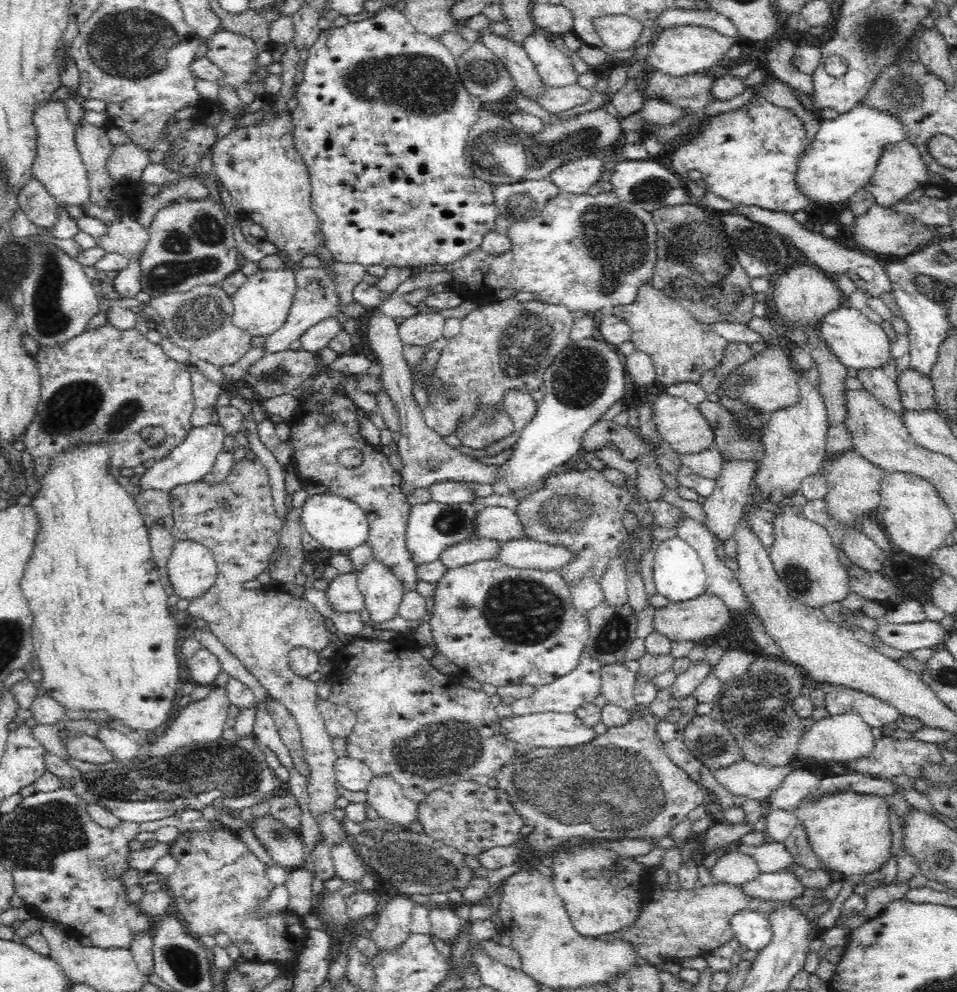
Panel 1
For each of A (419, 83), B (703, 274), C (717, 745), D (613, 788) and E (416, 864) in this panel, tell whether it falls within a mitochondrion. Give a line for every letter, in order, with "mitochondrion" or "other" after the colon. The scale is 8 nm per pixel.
A: mitochondrion
B: mitochondrion
C: mitochondrion
D: mitochondrion
E: mitochondrion

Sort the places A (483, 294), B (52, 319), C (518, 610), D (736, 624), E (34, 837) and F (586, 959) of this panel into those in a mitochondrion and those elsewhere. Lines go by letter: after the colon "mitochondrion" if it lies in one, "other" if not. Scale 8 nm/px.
A: other
B: mitochondrion
C: mitochondrion
D: other
E: mitochondrion
F: mitochondrion

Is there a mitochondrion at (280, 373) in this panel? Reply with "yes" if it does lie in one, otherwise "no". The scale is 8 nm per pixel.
yes

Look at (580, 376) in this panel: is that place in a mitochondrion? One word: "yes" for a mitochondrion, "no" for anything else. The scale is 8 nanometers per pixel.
yes

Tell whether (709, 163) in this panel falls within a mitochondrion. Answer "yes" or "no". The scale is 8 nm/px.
no

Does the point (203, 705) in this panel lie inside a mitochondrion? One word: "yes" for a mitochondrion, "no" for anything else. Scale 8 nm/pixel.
no

